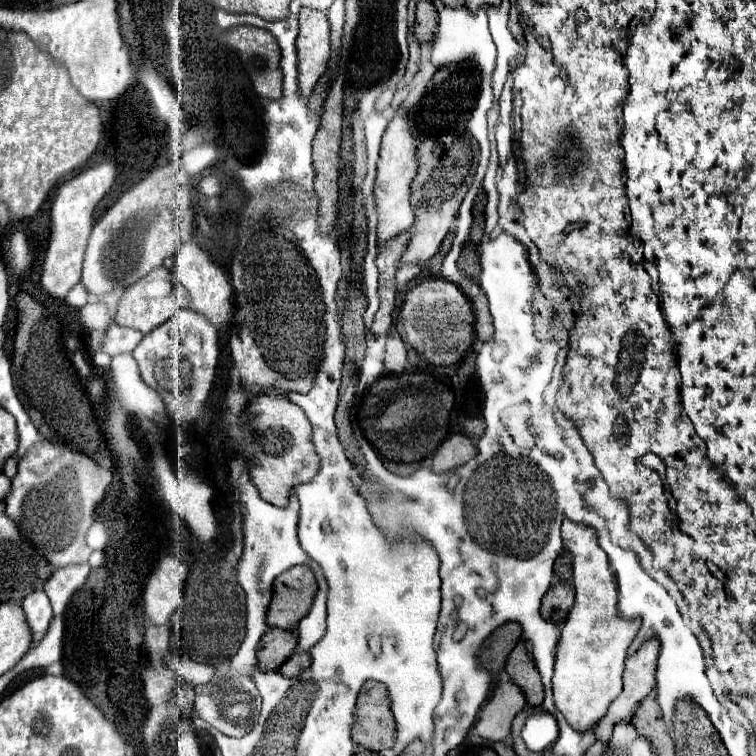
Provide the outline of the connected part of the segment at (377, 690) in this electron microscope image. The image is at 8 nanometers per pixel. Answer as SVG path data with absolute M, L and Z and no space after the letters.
M375 680L365 682L357 700L353 740L373 752L381 752L395 744L395 718L389 708L385 684Z

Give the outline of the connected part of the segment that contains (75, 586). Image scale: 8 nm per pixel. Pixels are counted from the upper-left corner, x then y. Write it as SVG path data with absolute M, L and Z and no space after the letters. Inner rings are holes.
M71 564L65 568L55 570L55 574L45 582L45 594L51 600L53 614L59 616L67 608L71 596L83 588L87 574L89 574L89 564Z

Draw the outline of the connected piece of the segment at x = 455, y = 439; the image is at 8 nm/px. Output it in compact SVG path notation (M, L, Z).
M453 434L437 448L431 468L435 472L447 472L457 466L463 466L475 454L477 454L477 448L471 438L467 438L465 434Z

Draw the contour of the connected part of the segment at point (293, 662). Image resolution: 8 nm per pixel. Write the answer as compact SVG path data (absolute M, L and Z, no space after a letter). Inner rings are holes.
M297 650L297 652L279 668L279 672L281 672L283 676L297 676L297 674L299 674L301 670L305 670L309 664L311 664L309 652Z

